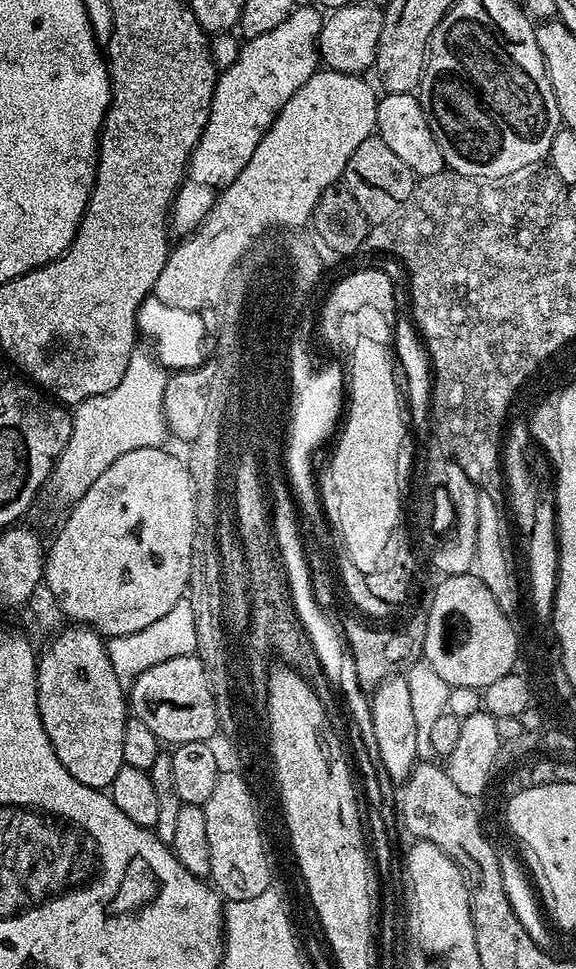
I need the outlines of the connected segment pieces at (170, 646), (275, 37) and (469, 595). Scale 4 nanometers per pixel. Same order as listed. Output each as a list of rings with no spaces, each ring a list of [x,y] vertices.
[[[185,598],[174,602],[174,606],[169,612],[162,614],[162,618],[156,619],[155,622],[150,622],[150,626],[145,626],[143,630],[138,630],[134,634],[111,637],[107,641],[110,666],[114,666],[114,674],[118,674],[118,682],[128,686],[146,670],[150,670],[150,666],[156,666],[158,662],[192,655],[189,649],[192,648],[193,640],[196,638],[198,638],[198,630],[194,630],[194,606],[190,606],[190,602]]]
[[[293,7],[288,20],[274,26],[270,34],[244,40],[237,61],[217,75],[208,121],[188,162],[187,179],[176,189],[170,209],[170,228],[175,235],[177,232],[177,237],[195,233],[216,203],[217,189],[212,189],[204,180],[235,180],[237,174],[248,167],[258,142],[262,142],[288,99],[318,71],[322,12],[317,8]]]
[[[470,574],[464,580],[449,580],[443,577],[439,581],[436,593],[432,596],[432,605],[426,608],[428,621],[426,622],[426,636],[423,659],[430,666],[434,666],[435,672],[451,687],[470,686],[483,689],[490,686],[502,674],[513,671],[516,665],[516,651],[520,644],[516,641],[516,628],[511,624],[509,613],[494,602],[494,594],[486,590],[486,586],[475,574]]]

